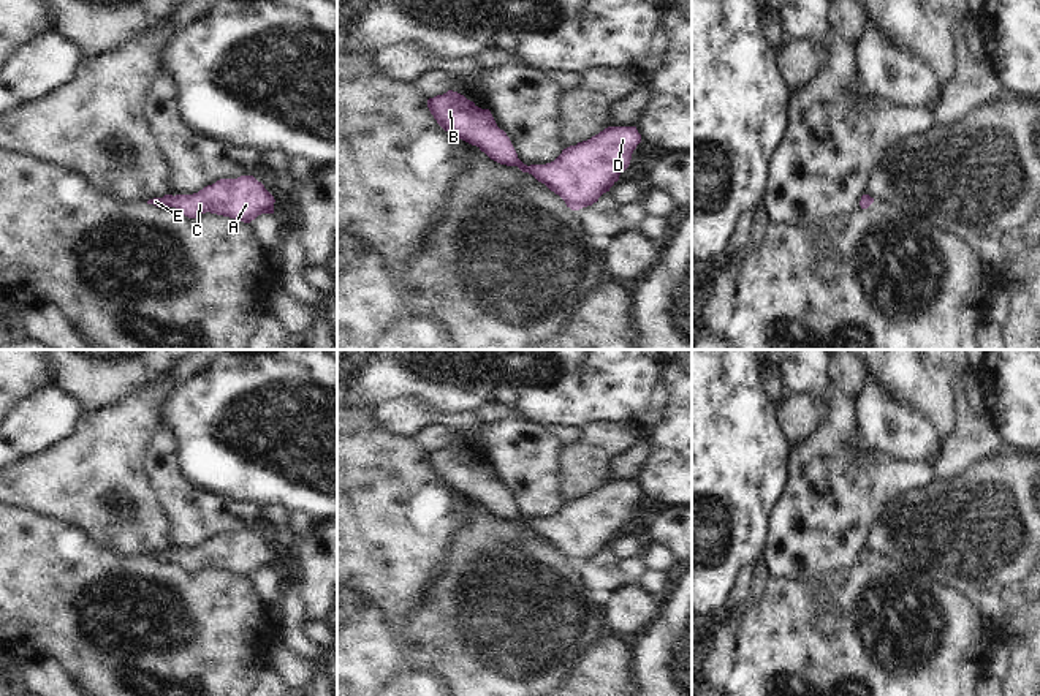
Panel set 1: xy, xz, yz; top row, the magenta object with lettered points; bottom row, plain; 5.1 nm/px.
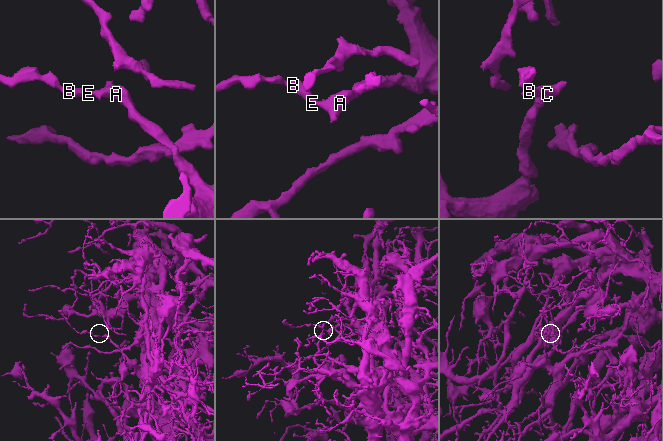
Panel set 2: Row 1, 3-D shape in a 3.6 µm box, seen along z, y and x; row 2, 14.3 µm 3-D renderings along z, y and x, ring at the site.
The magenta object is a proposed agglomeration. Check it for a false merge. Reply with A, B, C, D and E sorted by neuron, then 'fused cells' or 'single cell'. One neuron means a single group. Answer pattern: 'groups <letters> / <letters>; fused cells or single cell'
groups A B C D E; single cell

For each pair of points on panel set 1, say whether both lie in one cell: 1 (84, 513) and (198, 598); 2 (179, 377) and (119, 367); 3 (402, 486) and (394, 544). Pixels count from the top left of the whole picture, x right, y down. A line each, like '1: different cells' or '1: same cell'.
1: different cells
2: different cells
3: same cell

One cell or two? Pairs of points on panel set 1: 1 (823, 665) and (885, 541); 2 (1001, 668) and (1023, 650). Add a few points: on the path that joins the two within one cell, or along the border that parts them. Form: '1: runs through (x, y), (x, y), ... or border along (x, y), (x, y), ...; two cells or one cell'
1: border along (874, 554), (884, 554), (912, 570); two cells
2: border along (1001, 636), (1009, 644), (1009, 671), (1002, 679); two cells

